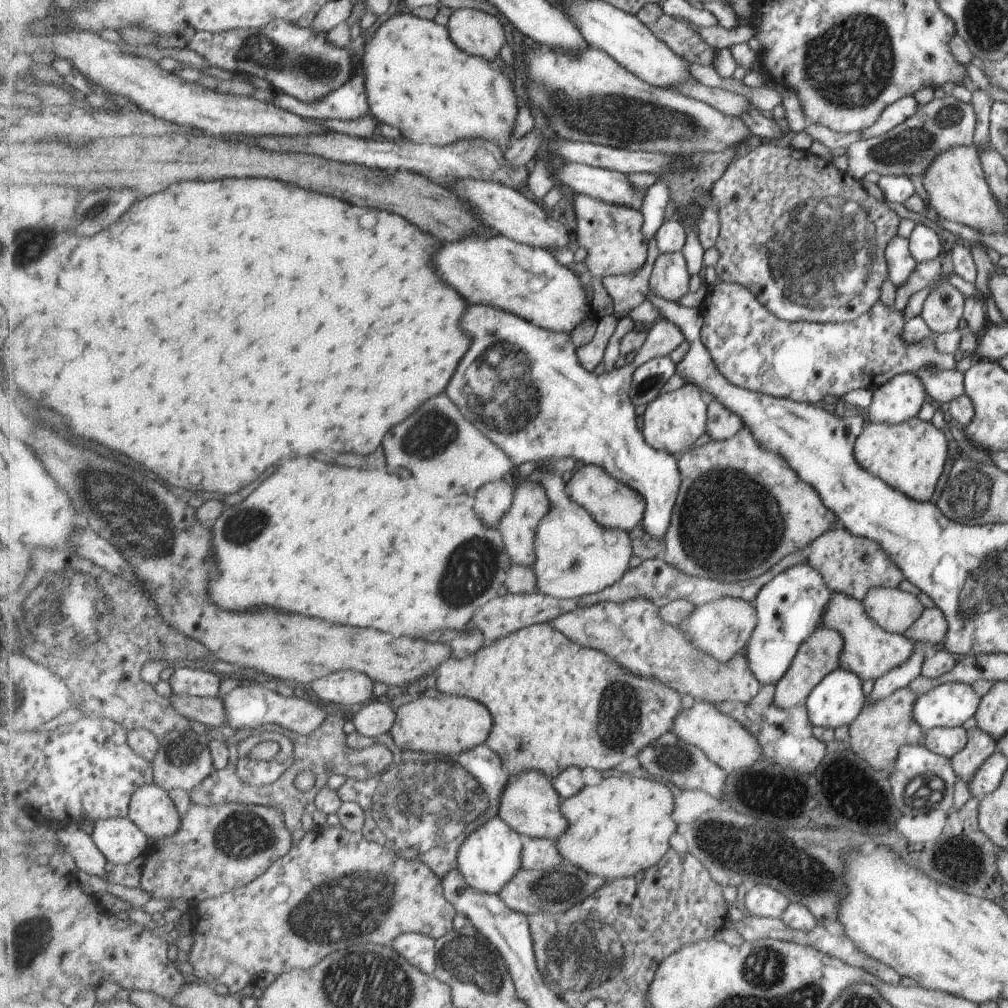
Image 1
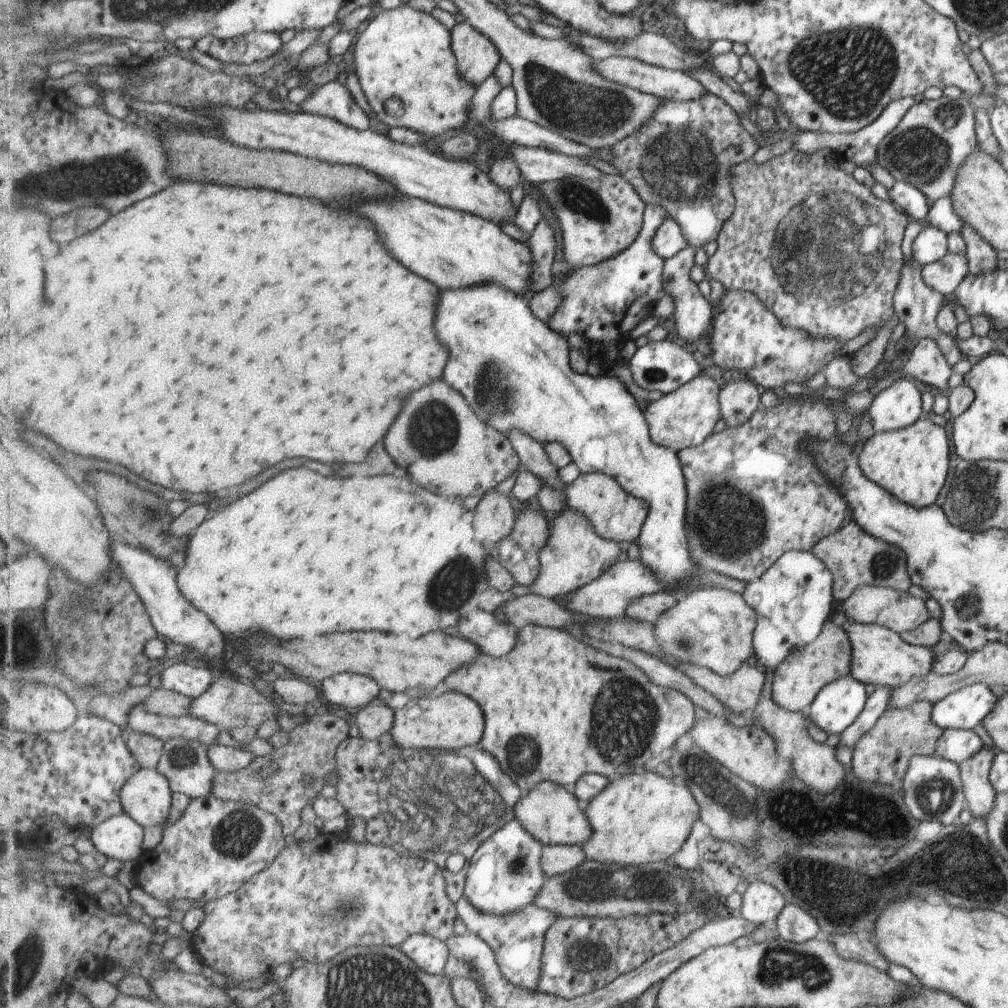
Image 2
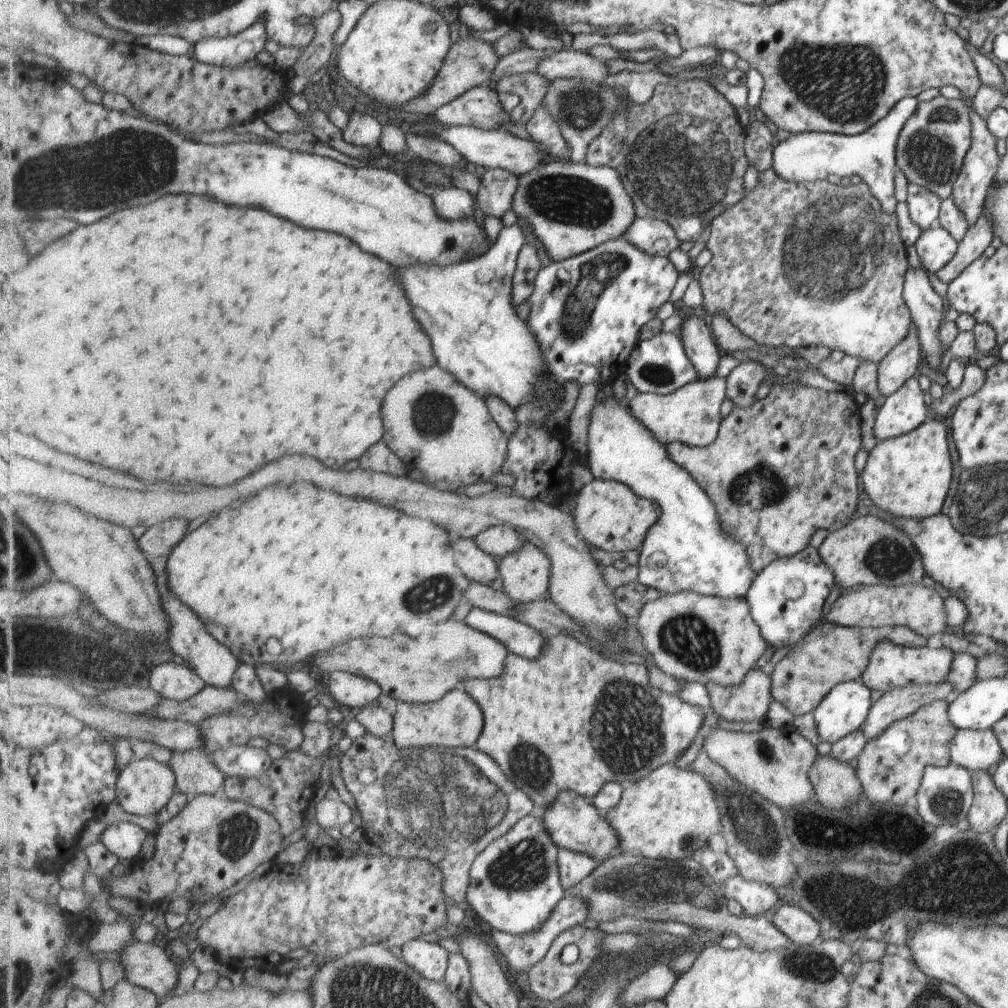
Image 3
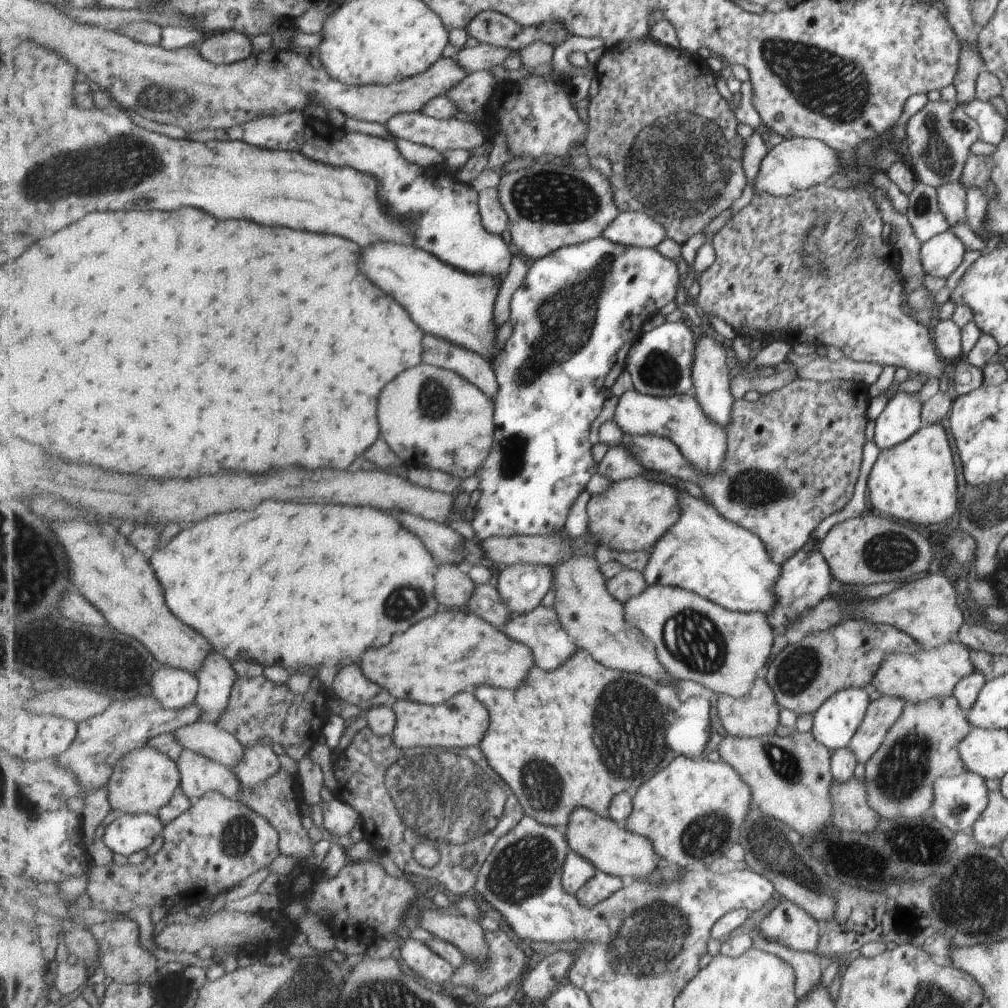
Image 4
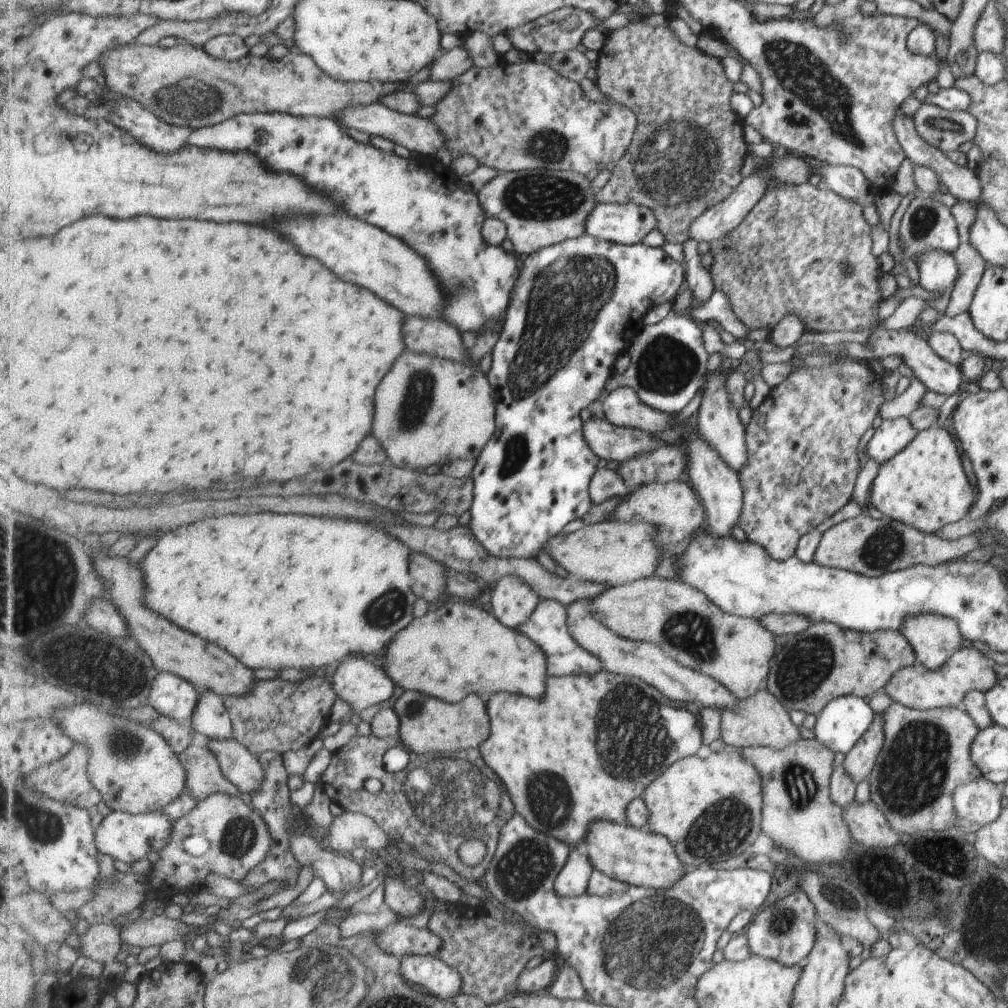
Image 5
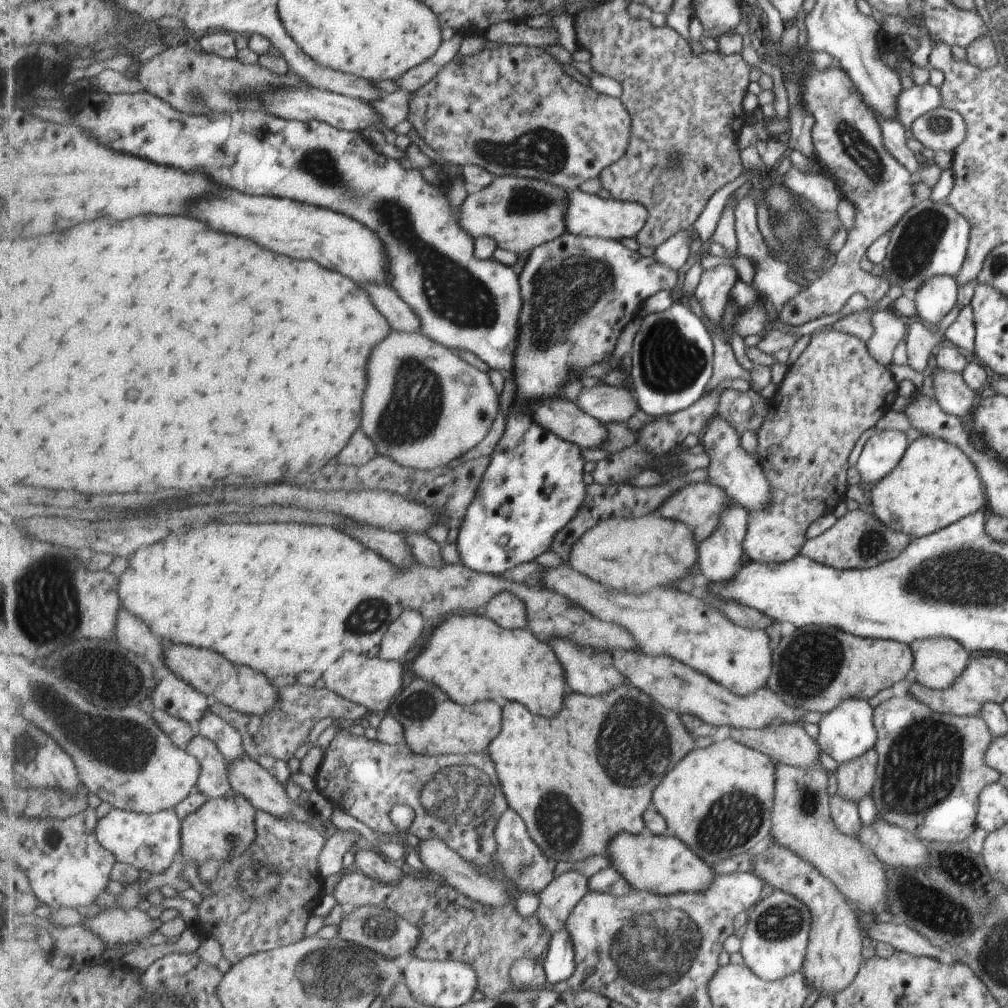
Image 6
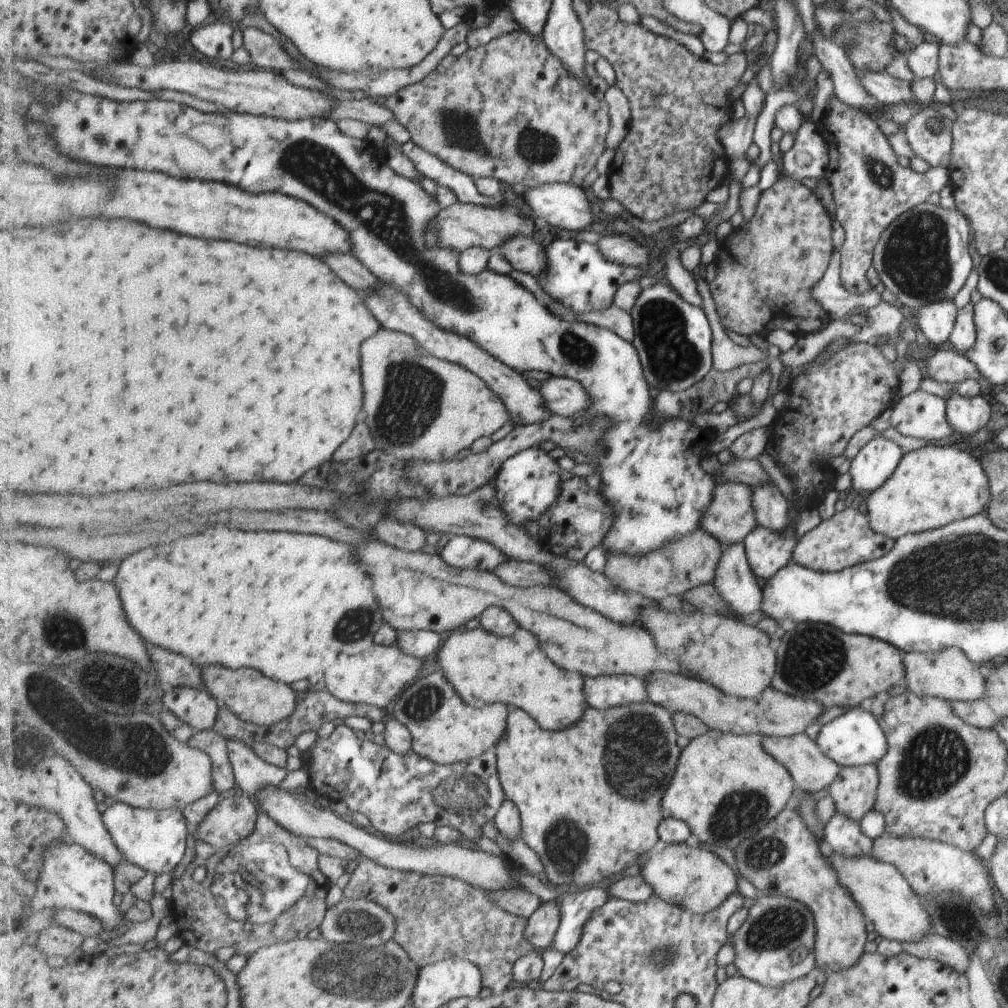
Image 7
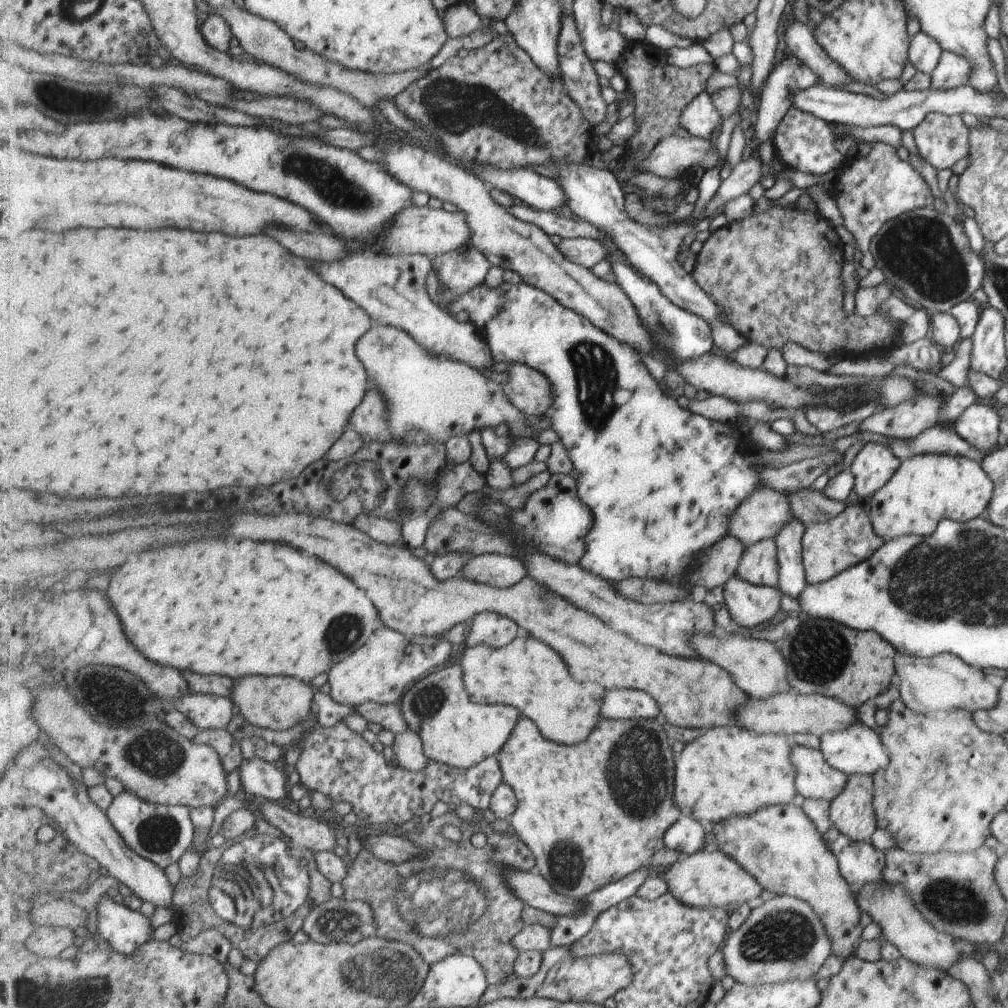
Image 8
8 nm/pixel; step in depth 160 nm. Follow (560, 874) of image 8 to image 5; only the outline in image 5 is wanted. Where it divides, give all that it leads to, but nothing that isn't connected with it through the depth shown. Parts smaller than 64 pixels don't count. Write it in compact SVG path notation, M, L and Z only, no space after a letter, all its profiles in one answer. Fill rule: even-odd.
M601 670L594 675L579 673L578 675L560 677L548 676L547 691L545 691L545 696L541 700L533 700L533 698L519 696L518 694L513 696L509 692L497 692L497 696L491 696L491 700L487 702L487 706L490 716L493 716L493 726L492 734L489 735L489 738L479 748L483 758L505 783L506 790L514 802L516 812L524 816L525 820L533 828L544 833L549 833L556 839L564 840L570 846L573 843L576 845L584 844L588 838L588 832L591 831L591 826L595 822L599 822L600 820L616 823L627 822L629 802L633 798L639 798L645 792L645 788L657 776L665 774L665 770L669 768L671 762L695 755L696 750L702 743L700 722L695 718L695 714L691 714L687 708L679 708L679 706L669 704L668 696L665 696L658 688L651 686L644 680L637 680L637 677L618 675L605 670ZM623 730L629 730L629 734L623 734ZM631 732L635 732L635 736L639 736L637 742L631 742L631 736L633 736Z

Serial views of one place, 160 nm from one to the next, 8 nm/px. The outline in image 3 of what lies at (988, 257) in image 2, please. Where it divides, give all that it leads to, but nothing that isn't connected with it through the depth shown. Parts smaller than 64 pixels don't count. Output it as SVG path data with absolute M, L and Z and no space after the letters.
M974 112L972 114L972 142L968 148L967 154L963 158L963 166L953 183L951 196L953 204L960 214L963 215L968 226L973 226L982 212L982 204L985 193L989 190L995 171L998 167L1000 157L995 153L996 138L987 130L985 121L978 117Z

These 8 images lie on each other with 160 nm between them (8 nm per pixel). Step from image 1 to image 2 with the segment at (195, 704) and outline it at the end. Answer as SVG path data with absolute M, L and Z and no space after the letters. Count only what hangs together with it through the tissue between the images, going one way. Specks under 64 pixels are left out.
M159 687L148 696L145 704L146 709L153 714L182 717L189 715L192 699L187 695Z

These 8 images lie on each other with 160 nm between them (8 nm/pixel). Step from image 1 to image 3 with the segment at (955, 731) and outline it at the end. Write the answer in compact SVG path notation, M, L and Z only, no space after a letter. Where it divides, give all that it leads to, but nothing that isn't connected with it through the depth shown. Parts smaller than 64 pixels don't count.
M991 729L957 730L949 744L949 762L965 767L970 772L986 771L1003 754L999 740Z

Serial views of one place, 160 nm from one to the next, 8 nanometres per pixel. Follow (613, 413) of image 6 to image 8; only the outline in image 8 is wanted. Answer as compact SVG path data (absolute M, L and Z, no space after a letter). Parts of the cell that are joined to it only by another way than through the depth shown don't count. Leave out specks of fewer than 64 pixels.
M519 362L509 363L509 369L505 374L507 376L506 381L503 382L505 394L512 405L517 410L521 410L524 415L545 415L549 412L549 408L553 407L555 392L553 392L553 386L545 374L541 374L539 370L531 366L519 364Z

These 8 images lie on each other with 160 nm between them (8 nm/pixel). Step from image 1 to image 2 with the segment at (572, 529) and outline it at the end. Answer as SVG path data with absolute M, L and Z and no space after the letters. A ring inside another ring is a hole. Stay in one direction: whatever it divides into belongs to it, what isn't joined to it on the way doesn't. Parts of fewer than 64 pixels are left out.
M513 431L509 434L521 462L528 471L541 477L547 488L555 488L565 492L566 486L559 478L559 469L549 460L544 444L531 435ZM566 496L566 504L565 506L560 510L560 512L555 513L552 516L552 519L550 520L551 527L550 527L550 535L549 540L547 540L547 544L539 550L539 562L541 562L541 570L539 570L539 576L535 578L535 582L533 584L515 584L511 590L509 590L509 595L514 595L515 597L525 596L525 595L541 595L550 599L559 599L560 597L565 597L569 593L572 593L573 591L579 590L580 588L583 588L583 586L587 584L591 584L594 580L597 580L603 573L606 573L615 563L621 561L624 559L625 552L626 552L626 546L622 545L619 541L604 539L597 531L595 531L595 528L593 526L593 523L589 520L589 517L586 517L586 514L583 514L581 511L576 511L575 509L572 509L567 504L567 496Z

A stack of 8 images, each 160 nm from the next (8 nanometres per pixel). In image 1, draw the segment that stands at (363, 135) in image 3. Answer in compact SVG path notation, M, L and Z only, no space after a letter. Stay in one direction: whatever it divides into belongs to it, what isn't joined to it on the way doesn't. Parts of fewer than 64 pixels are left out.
M362 55L359 56L361 68L355 71L355 76L345 82L341 88L333 90L328 96L323 96L321 100L301 102L293 96L278 93L274 105L313 121L345 120L345 122L351 122L351 120L357 120L357 118L371 113L367 88L365 88L365 69Z

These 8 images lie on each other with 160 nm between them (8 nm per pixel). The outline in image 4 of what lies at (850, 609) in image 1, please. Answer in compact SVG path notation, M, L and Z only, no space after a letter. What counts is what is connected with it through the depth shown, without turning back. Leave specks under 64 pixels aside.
M945 642L930 649L921 648L913 654L889 654L869 683L882 695L900 698L909 704L949 696L961 678L975 671L968 659L968 651L961 643Z

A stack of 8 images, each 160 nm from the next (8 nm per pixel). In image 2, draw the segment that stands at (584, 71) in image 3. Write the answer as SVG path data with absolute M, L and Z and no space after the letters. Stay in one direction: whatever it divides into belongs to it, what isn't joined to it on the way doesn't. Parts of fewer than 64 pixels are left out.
M612 56L606 59L596 60L594 67L609 80L624 84L644 93L654 94L662 99L692 101L693 99L700 99L708 92L700 82L697 82L697 80L683 71L658 67L631 57Z

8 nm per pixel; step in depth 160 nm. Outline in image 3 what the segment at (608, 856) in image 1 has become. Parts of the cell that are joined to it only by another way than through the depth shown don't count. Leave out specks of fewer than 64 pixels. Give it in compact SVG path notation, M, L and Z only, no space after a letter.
M671 763L661 766L624 790L621 800L605 815L608 823L620 835L620 850L640 852L641 856L679 860L691 858L695 850L703 852L707 838L720 832L719 814L713 802L711 788L705 780L690 768L681 770Z

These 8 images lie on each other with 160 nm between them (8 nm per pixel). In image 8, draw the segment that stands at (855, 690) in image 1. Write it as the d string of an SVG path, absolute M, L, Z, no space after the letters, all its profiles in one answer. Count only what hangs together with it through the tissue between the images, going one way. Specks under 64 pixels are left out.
M851 724L845 730L829 732L819 737L819 749L832 768L839 770L847 776L873 776L878 771L888 767L887 747L880 741L880 736L875 734L865 724Z

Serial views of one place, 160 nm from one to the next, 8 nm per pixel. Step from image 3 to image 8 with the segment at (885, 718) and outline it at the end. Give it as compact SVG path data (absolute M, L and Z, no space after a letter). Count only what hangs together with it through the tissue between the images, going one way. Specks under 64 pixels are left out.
M848 776L844 790L830 801L828 816L832 827L850 840L869 842L877 828L872 797L870 776Z

